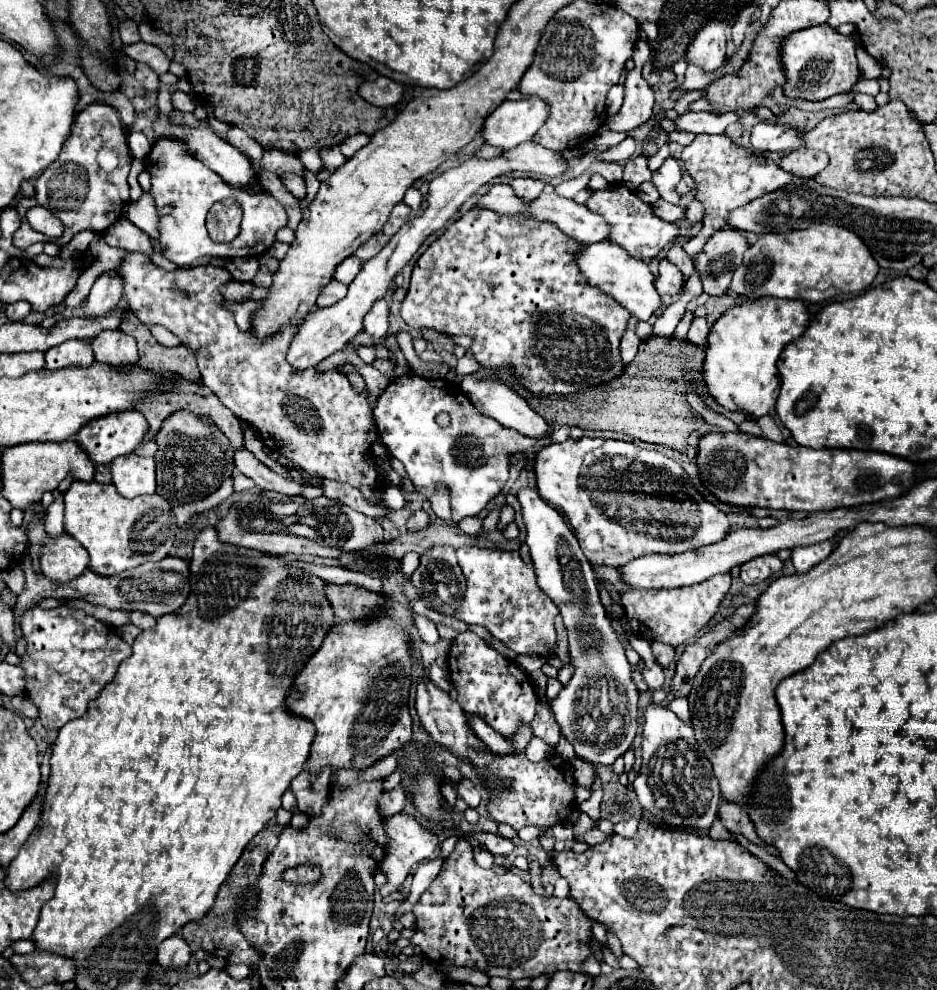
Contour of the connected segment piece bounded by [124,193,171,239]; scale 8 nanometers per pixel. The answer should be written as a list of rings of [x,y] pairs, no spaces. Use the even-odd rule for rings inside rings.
[[[144,193],[138,201],[132,201],[124,207],[124,217],[134,223],[138,229],[148,233],[152,239],[158,239],[159,218],[171,210],[170,206],[157,209],[148,193]]]

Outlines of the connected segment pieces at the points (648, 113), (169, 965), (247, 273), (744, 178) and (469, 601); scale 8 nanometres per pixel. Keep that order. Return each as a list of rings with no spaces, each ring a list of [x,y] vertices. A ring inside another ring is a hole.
[[[632,69],[626,73],[626,95],[620,111],[608,119],[608,129],[618,133],[628,133],[640,125],[644,125],[654,113],[654,91],[644,81],[640,69]]]
[[[176,935],[176,937],[170,937],[168,941],[160,943],[156,961],[164,969],[180,969],[180,967],[188,965],[190,957],[192,957],[192,951],[188,949],[186,941],[180,935]]]
[[[244,257],[244,259],[230,259],[226,263],[226,269],[230,271],[230,275],[238,281],[252,281],[258,273],[258,261],[252,257]]]
[[[696,135],[696,139],[684,147],[682,161],[686,173],[692,175],[696,183],[694,197],[704,207],[704,231],[708,231],[708,235],[710,231],[724,227],[726,215],[732,209],[772,193],[792,181],[792,175],[780,171],[772,159],[756,157],[752,149],[736,145],[726,135]]]
[[[462,547],[456,551],[456,555],[466,577],[466,593],[464,601],[456,609],[456,619],[486,627],[494,639],[502,641],[518,655],[554,655],[554,617],[558,615],[556,605],[552,605],[548,597],[544,597],[544,593],[536,585],[534,569],[526,565],[520,552]]]

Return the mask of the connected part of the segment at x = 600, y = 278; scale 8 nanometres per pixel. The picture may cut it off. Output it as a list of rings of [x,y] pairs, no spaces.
[[[612,241],[586,245],[584,251],[578,253],[578,267],[594,287],[612,295],[620,305],[624,305],[632,315],[642,321],[648,321],[662,307],[662,297],[654,287],[654,275],[648,265],[640,259],[634,259]]]

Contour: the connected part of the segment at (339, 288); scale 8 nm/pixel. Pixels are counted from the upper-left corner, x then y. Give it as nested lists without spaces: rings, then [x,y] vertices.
[[[330,281],[330,283],[322,289],[316,305],[318,305],[318,307],[330,307],[330,305],[338,303],[340,299],[344,299],[346,293],[348,293],[348,287],[346,287],[344,283],[340,283],[340,281]]]

